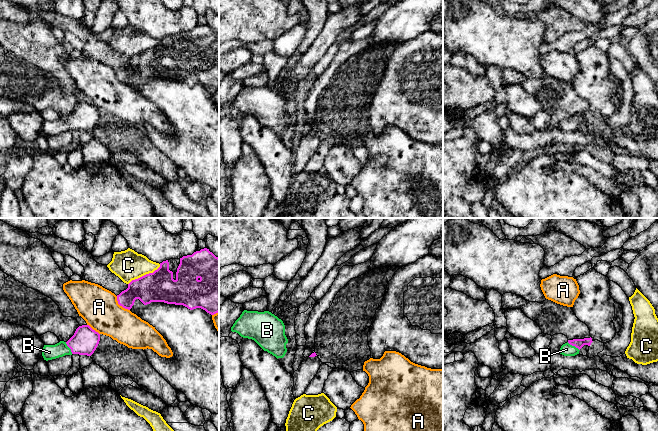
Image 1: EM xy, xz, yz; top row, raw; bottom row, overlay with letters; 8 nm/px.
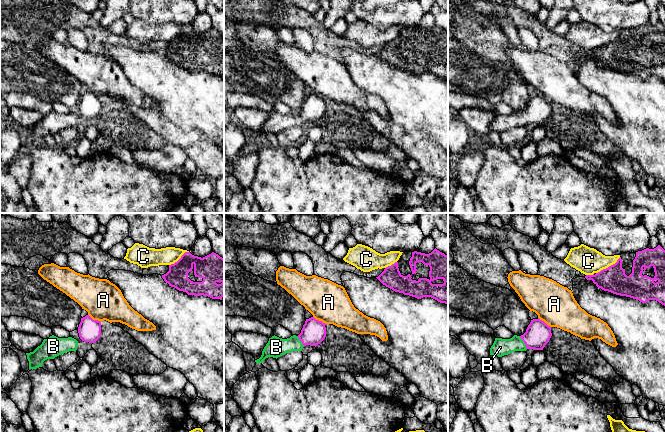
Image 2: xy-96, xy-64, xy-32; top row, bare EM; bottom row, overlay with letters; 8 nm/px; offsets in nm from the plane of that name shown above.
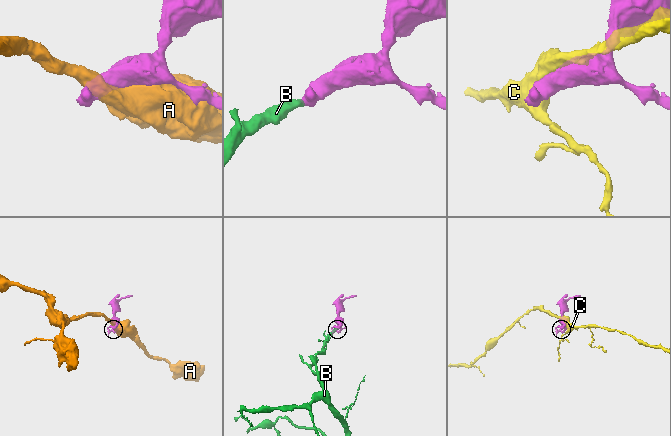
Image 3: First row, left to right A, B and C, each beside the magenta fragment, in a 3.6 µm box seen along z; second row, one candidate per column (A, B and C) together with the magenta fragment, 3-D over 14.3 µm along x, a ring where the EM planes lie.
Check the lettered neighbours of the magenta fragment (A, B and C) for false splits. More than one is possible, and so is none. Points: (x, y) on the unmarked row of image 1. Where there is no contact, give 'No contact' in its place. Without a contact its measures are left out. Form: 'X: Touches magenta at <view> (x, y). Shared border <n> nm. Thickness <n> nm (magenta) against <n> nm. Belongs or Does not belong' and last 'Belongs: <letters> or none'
A: Touches magenta at xy (120, 81). Shared border 160 nm. Thickness 200 nm (magenta) against 300 nm. Does not belong
B: Touches magenta at yz (573, 121). Shared border 120 nm. Thickness 80 nm (magenta) against 100 nm. Belongs
C: Touches magenta at xy (144, 51). Shared border 300 nm. Thickness 260 nm (magenta) against 240 nm. Does not belong
Belongs: B

